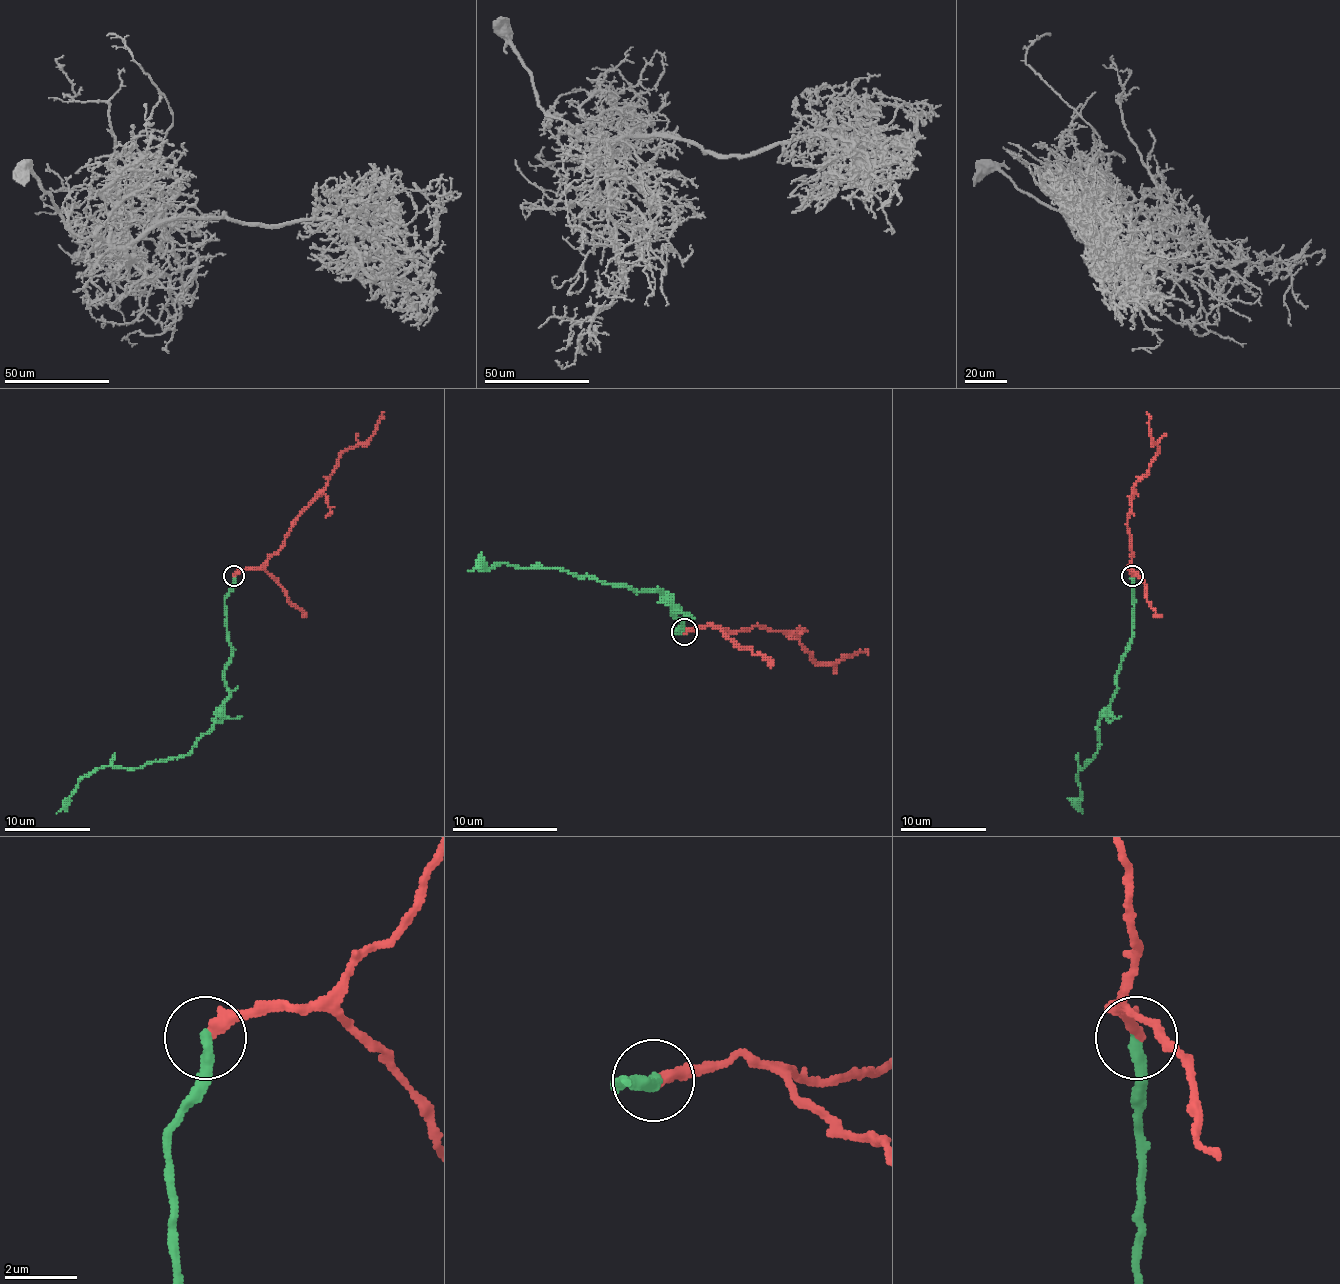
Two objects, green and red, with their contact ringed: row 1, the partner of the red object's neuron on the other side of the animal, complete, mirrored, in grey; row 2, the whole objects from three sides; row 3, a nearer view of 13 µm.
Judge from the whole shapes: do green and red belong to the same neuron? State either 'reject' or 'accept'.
reject

